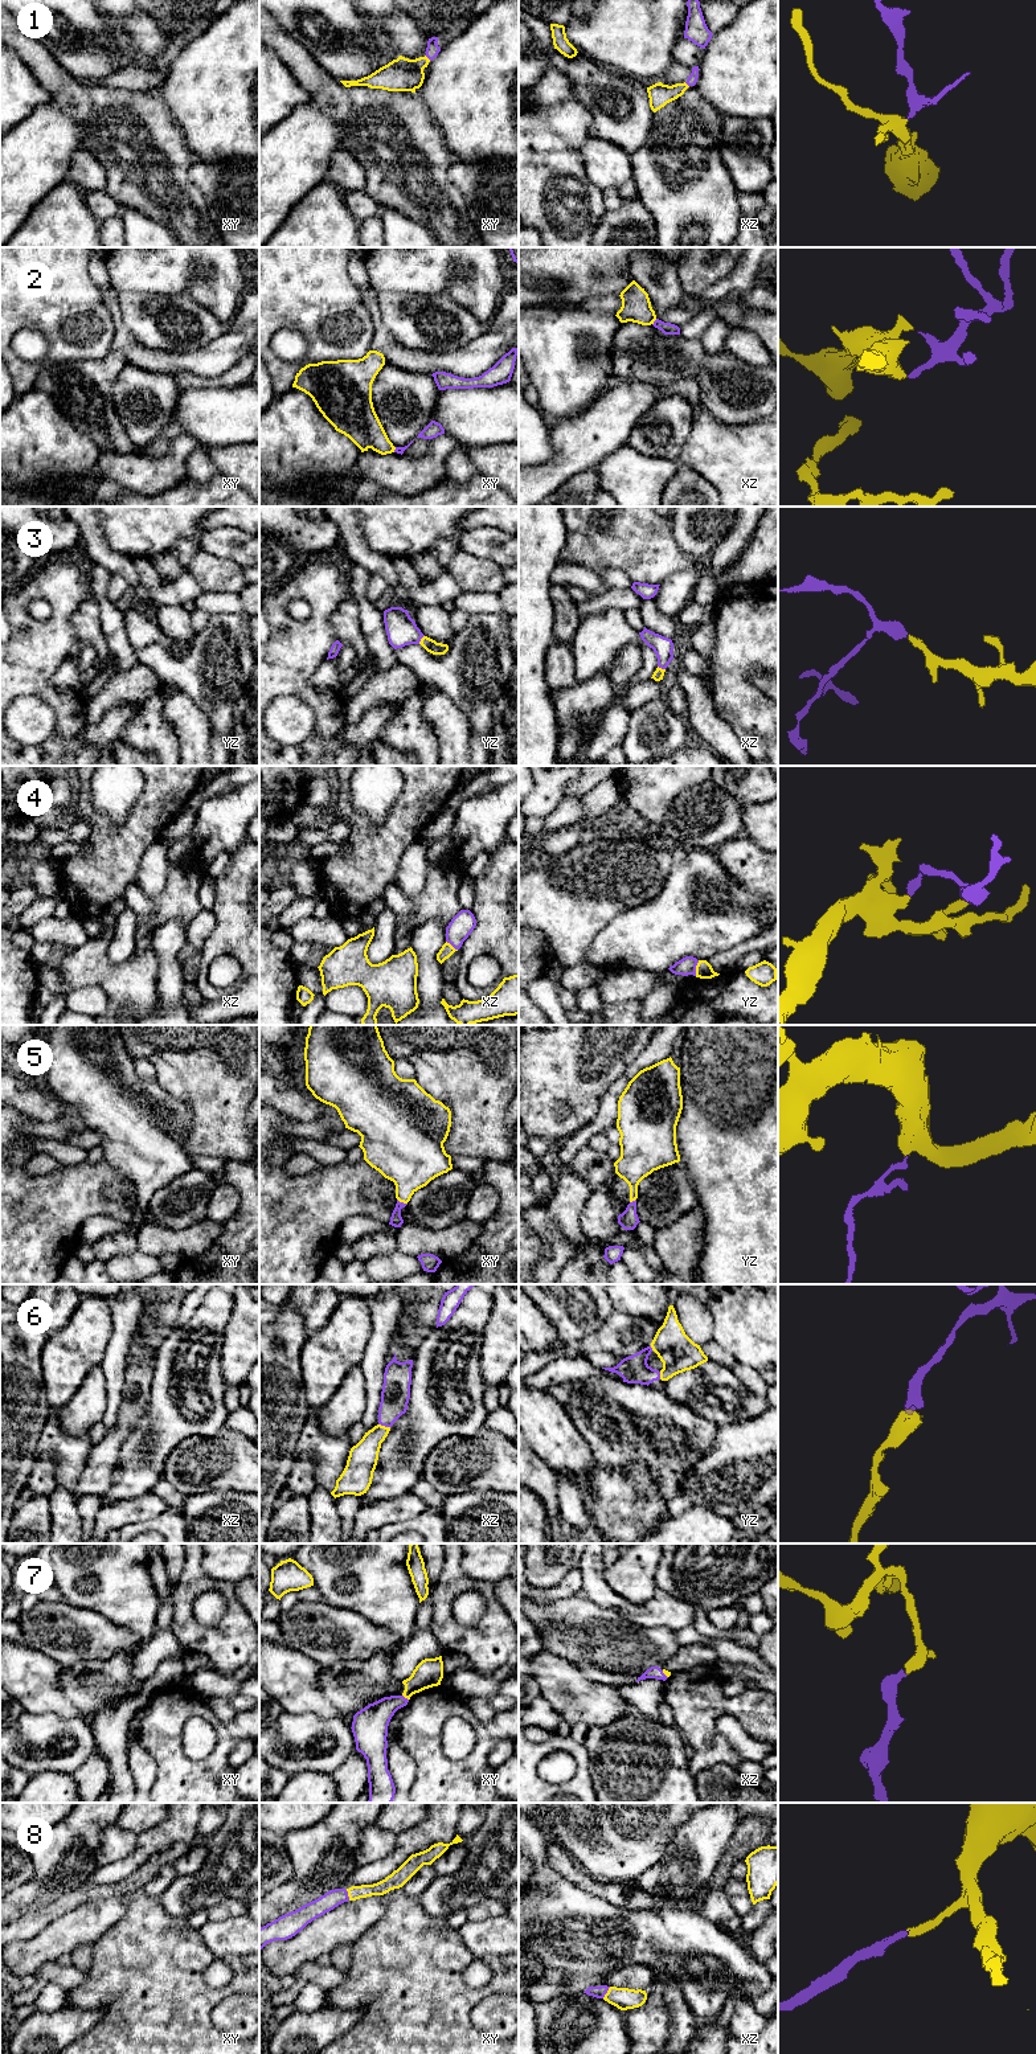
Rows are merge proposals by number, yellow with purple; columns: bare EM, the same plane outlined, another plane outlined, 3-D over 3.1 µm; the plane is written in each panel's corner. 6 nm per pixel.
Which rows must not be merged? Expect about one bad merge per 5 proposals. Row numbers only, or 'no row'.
4

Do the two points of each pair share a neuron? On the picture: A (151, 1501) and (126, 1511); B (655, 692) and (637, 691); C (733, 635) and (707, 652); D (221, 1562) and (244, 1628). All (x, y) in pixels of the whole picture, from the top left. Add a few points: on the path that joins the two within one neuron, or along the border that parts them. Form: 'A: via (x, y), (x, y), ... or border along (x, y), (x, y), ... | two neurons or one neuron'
A: via (144, 1507), (136, 1507), (132, 1511) | one neuron
B: via (651, 692), (641, 692) | one neuron
C: border along (715, 623), (716, 647), (712, 659), (712, 677) | two neurons
D: border along (201, 1565), (209, 1577), (234, 1585) | two neurons

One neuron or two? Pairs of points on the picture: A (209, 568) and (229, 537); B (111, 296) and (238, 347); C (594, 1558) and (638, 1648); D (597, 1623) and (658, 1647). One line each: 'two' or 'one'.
A: two
B: one
C: two
D: one

